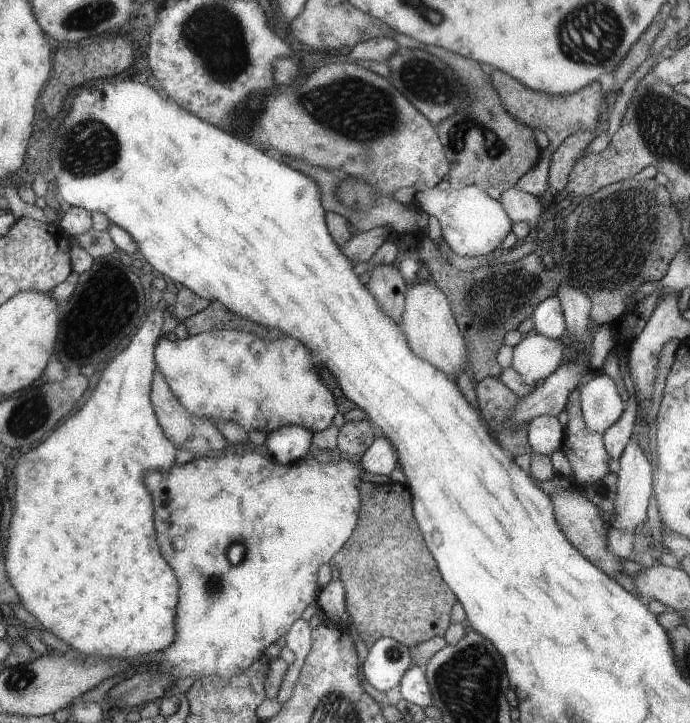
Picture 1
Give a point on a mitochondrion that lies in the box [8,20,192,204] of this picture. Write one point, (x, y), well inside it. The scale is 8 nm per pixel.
(86, 148)

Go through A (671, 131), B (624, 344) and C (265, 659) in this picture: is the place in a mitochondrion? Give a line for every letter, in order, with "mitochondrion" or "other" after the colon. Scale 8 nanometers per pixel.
A: mitochondrion
B: other
C: other

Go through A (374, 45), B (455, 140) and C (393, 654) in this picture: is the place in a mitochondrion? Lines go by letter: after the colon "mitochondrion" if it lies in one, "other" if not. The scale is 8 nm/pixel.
A: other
B: mitochondrion
C: mitochondrion

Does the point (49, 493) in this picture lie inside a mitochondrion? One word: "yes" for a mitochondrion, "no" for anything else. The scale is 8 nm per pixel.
no

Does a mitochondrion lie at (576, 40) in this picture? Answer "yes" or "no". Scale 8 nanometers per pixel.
yes

